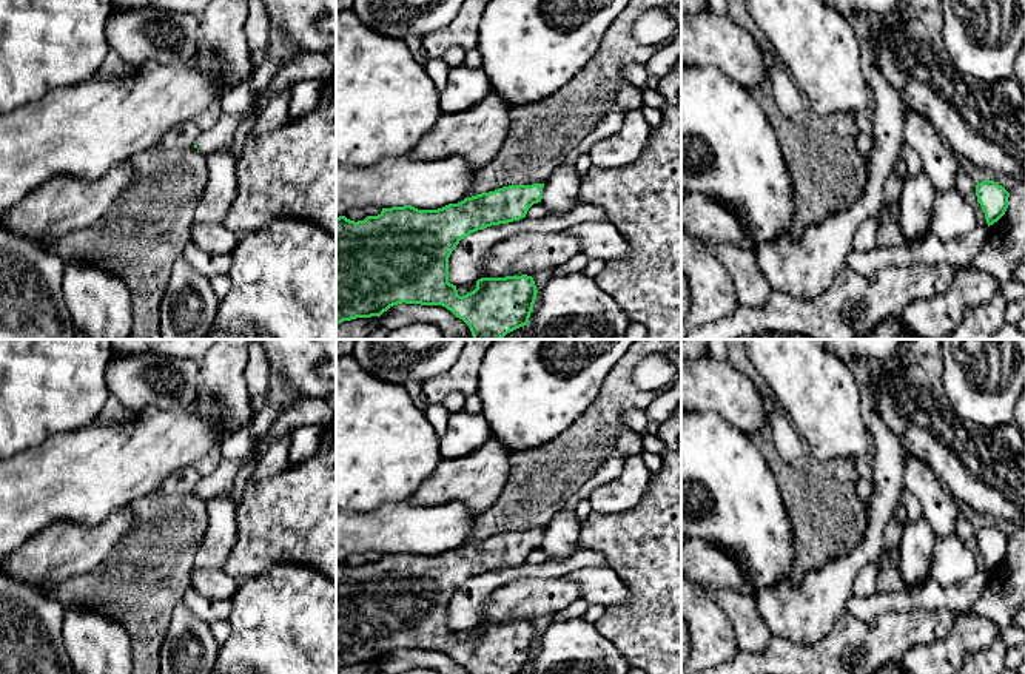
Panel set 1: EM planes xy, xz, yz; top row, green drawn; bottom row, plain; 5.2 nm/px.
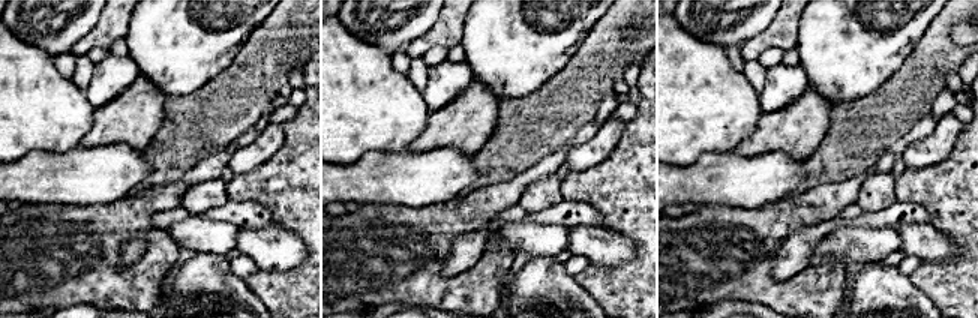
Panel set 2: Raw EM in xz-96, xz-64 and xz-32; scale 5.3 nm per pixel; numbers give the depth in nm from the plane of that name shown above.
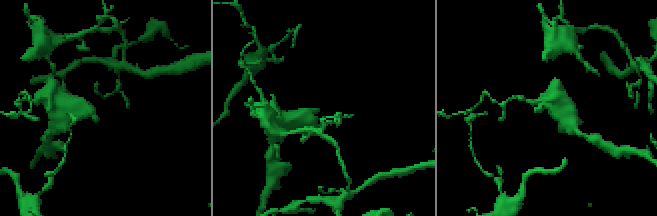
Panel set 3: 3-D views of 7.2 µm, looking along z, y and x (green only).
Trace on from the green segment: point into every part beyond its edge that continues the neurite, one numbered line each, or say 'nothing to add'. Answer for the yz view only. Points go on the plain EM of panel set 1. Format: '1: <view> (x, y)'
nothing to add

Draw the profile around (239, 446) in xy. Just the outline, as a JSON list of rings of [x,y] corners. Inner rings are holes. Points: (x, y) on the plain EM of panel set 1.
[[[248,420],[239,430],[220,441],[220,455],[225,460],[242,461],[244,466],[237,472],[233,484],[233,501],[237,506],[248,477],[253,473],[260,458],[254,457],[254,443],[251,440],[251,420]]]

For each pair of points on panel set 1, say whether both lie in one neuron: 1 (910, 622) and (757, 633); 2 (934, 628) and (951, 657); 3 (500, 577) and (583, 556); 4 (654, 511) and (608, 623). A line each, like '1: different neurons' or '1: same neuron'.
1: different neurons
2: different neurons
3: same neuron
4: same neuron

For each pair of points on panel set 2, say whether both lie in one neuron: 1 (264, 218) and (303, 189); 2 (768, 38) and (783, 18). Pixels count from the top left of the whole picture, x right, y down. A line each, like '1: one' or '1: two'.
1: two
2: one

